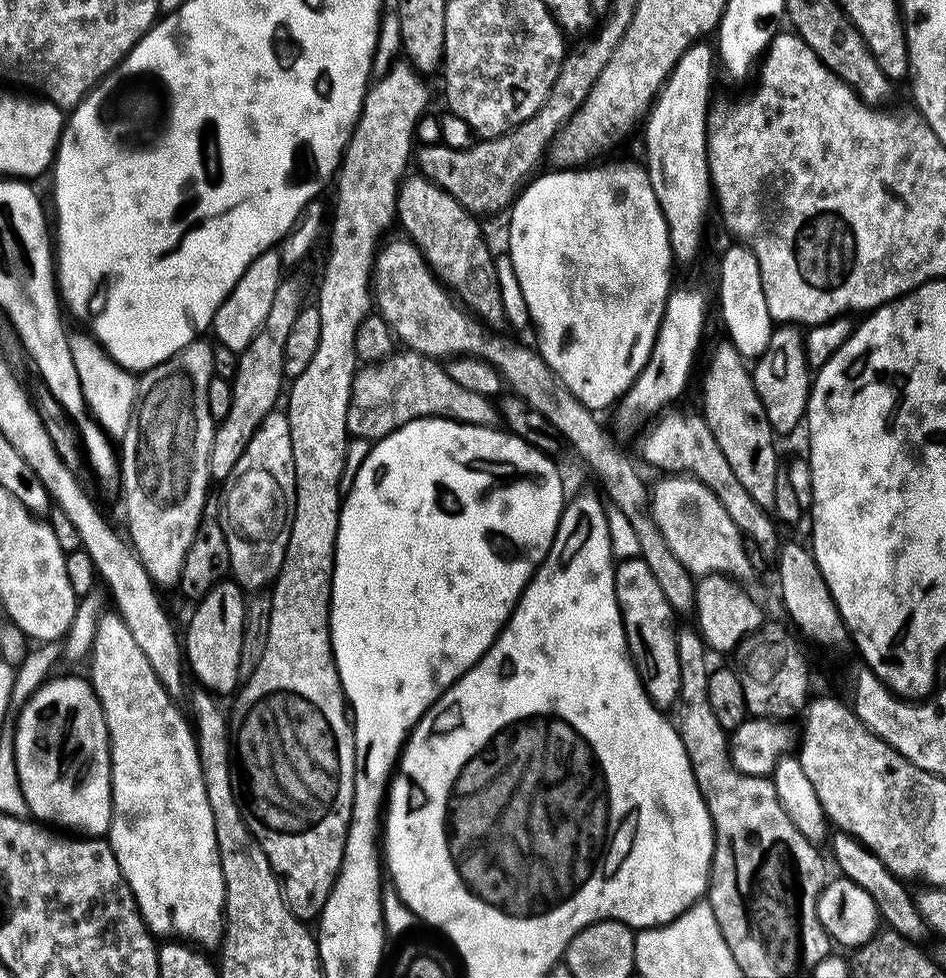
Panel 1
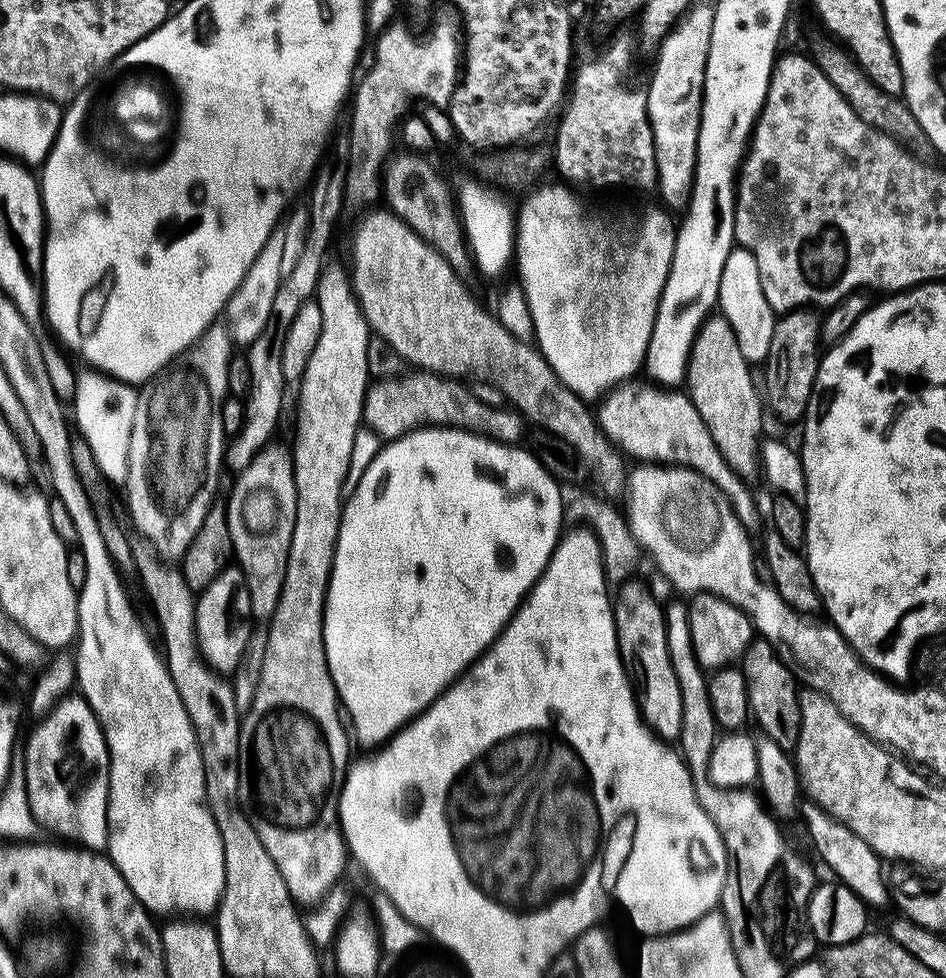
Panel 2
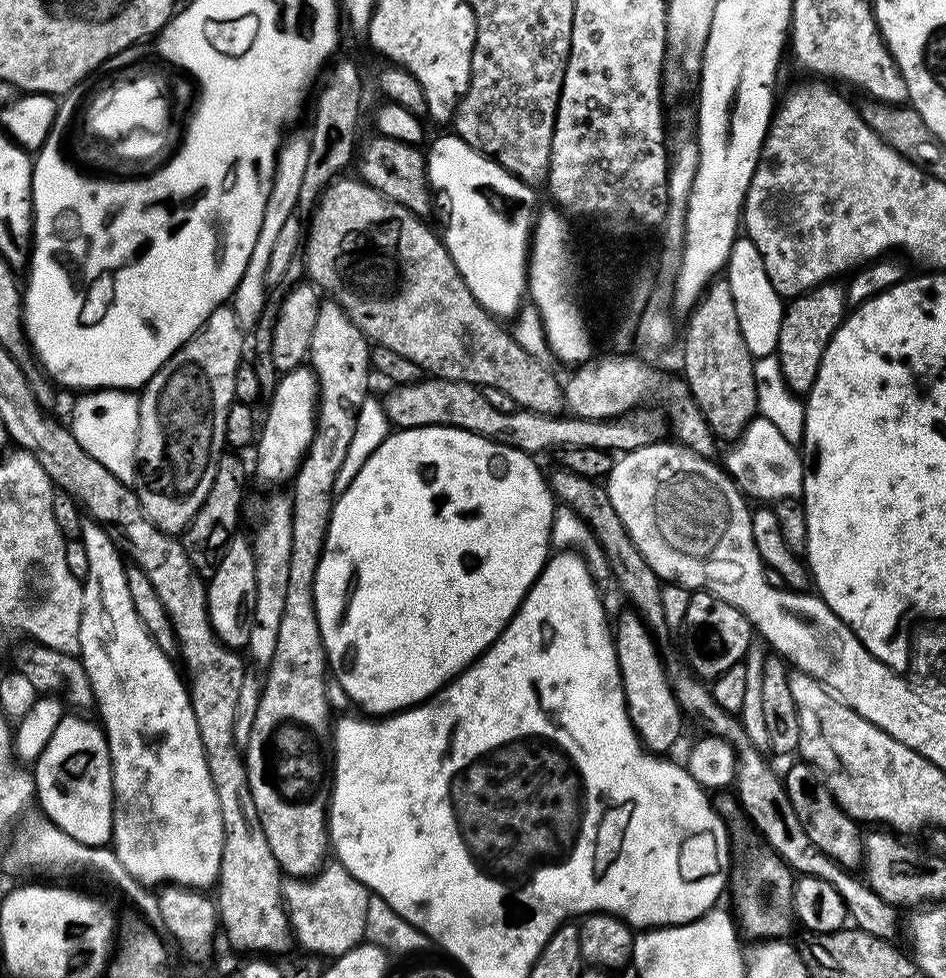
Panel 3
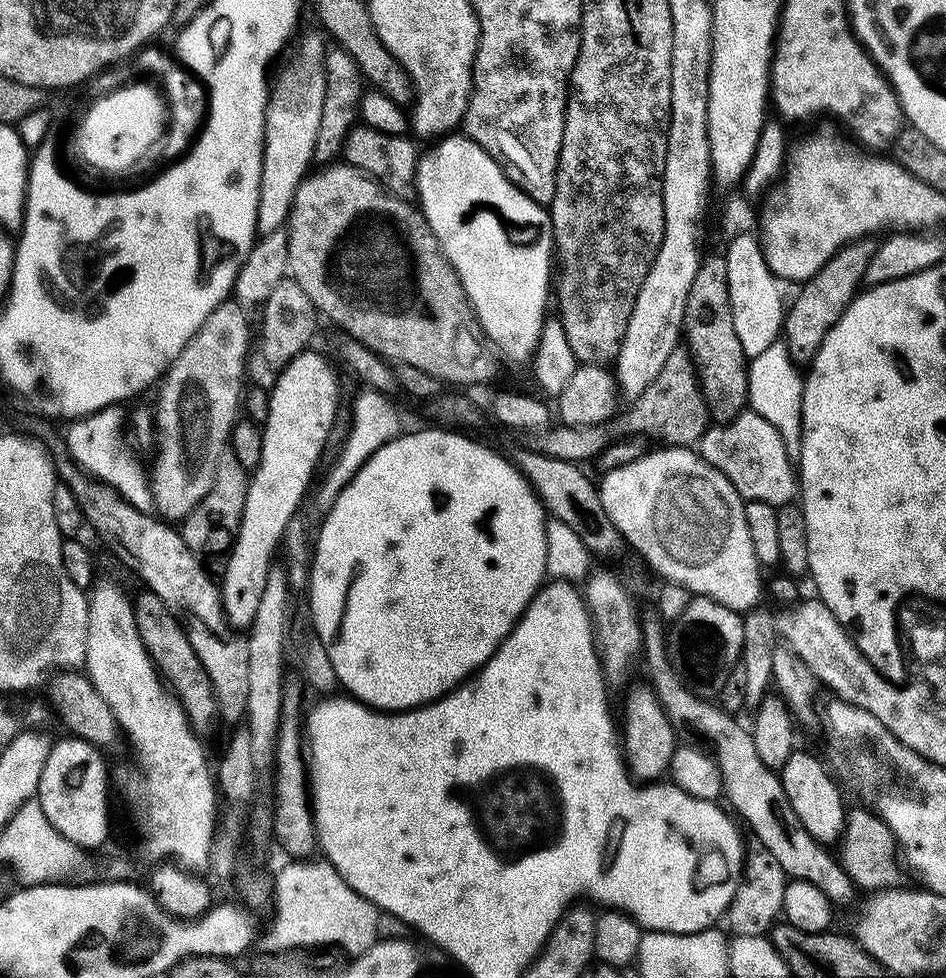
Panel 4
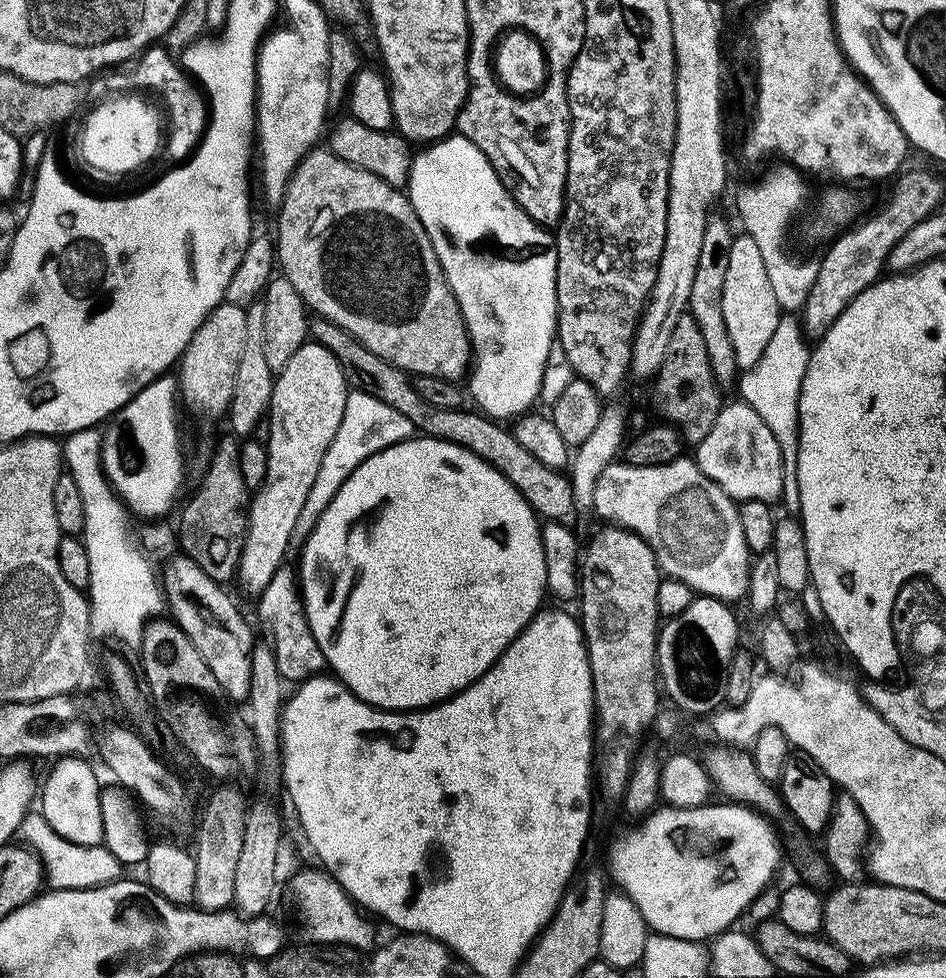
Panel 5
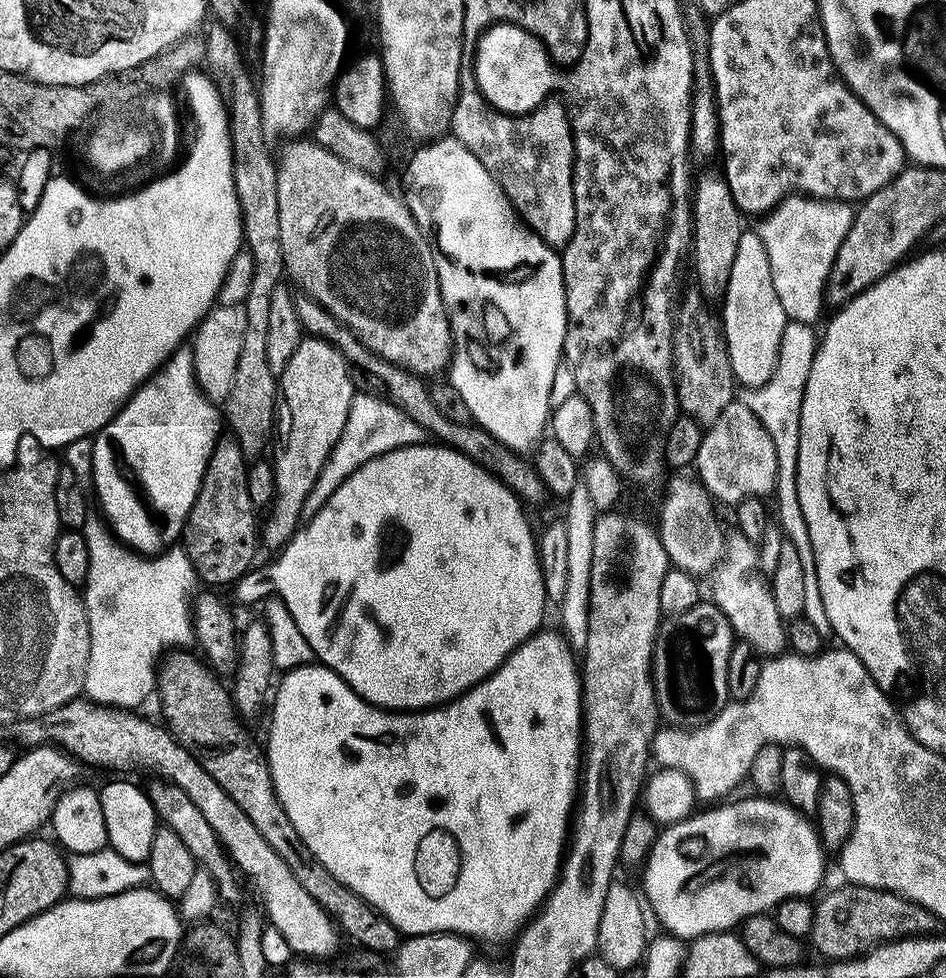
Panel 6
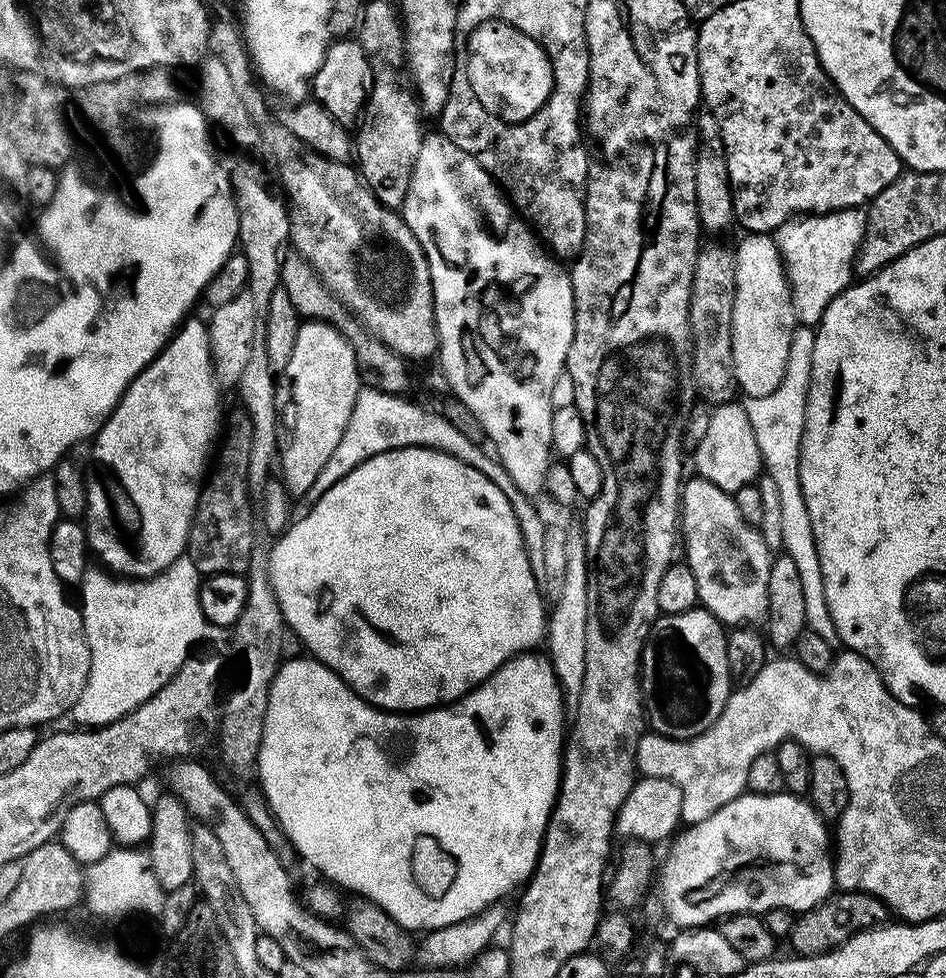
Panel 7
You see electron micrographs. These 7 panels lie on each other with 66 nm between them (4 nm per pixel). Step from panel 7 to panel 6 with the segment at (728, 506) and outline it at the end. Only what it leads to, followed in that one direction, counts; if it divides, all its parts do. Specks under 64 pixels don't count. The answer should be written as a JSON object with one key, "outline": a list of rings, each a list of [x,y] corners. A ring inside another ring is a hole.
{"outline":[[[733,531],[727,537],[724,555],[710,573],[712,579],[711,603],[722,610],[730,622],[733,633],[752,647],[753,653],[764,658],[781,655],[786,648],[786,622],[774,606],[769,581],[760,570],[760,554],[757,545],[742,533]]]}

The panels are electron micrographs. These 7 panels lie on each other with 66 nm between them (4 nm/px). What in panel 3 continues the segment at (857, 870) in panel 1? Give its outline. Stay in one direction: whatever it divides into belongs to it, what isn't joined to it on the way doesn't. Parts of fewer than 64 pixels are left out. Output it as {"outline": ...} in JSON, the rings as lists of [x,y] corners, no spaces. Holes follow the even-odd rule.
{"outline":[[[795,763],[789,766],[788,773],[783,773],[782,779],[784,788],[788,791],[790,806],[794,806],[794,814],[798,814],[798,822],[802,822],[802,830],[806,830],[810,842],[814,842],[814,846],[818,846],[818,850],[822,850],[826,858],[842,865],[843,868],[859,869],[864,858],[861,825],[846,815],[842,806],[838,806],[821,773],[810,764]]]}

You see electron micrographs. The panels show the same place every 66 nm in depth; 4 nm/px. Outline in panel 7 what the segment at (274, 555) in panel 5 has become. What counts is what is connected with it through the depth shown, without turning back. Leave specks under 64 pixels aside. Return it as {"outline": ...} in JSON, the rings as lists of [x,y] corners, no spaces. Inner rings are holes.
{"outline":[[[305,320],[299,325],[297,337],[290,360],[278,380],[278,411],[282,431],[279,433],[278,470],[285,488],[293,497],[299,498],[314,486],[322,466],[334,454],[338,442],[342,442],[342,433],[346,431],[346,422],[350,422],[350,414],[354,410],[354,402],[358,398],[362,385],[358,366],[354,362],[354,350],[350,350],[350,342],[342,338],[329,324],[321,320]]]}

